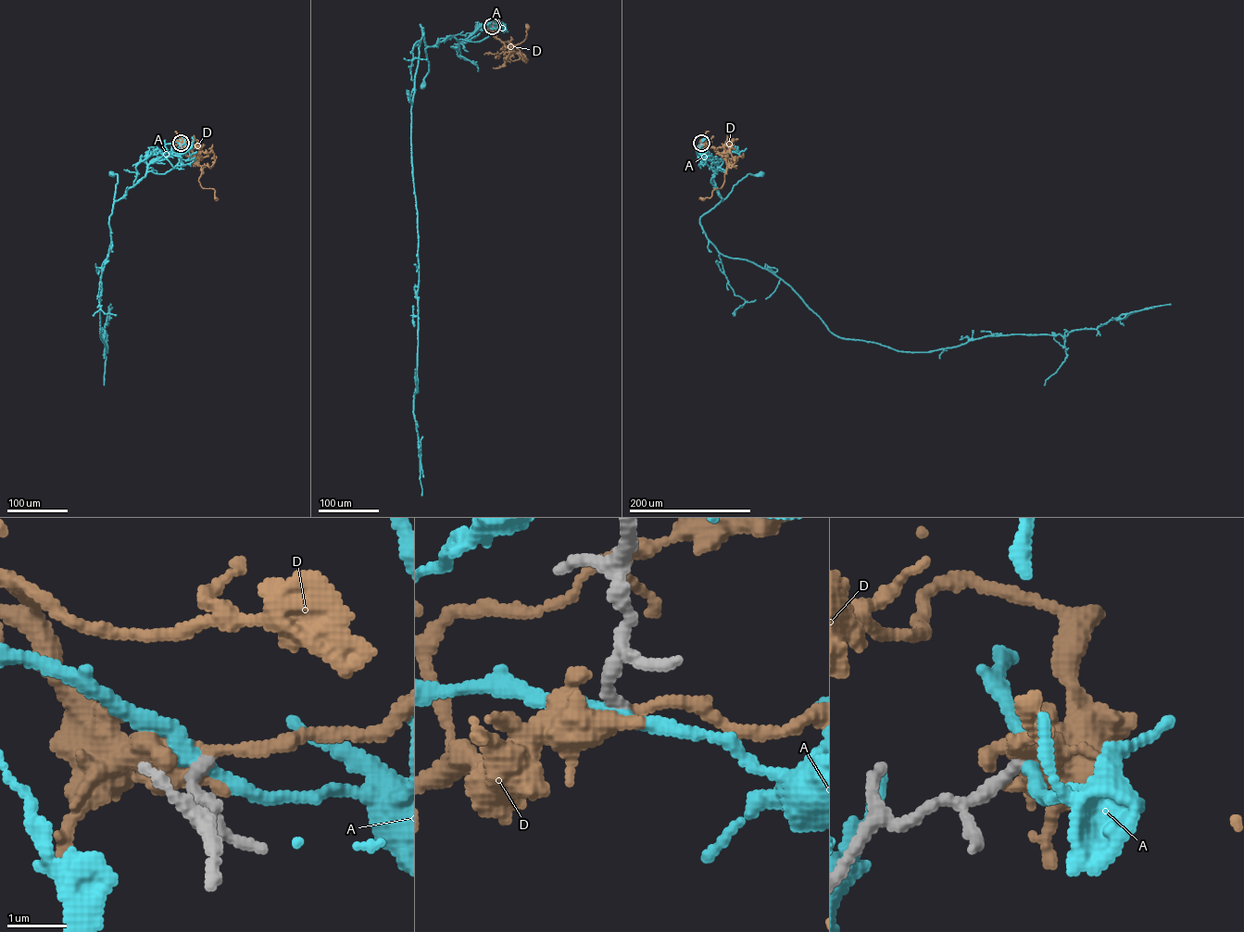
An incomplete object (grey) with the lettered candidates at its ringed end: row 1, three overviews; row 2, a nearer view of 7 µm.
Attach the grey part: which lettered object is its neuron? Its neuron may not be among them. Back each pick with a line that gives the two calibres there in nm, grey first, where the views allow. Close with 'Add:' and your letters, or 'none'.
D: 220/360 nm
Add: D

